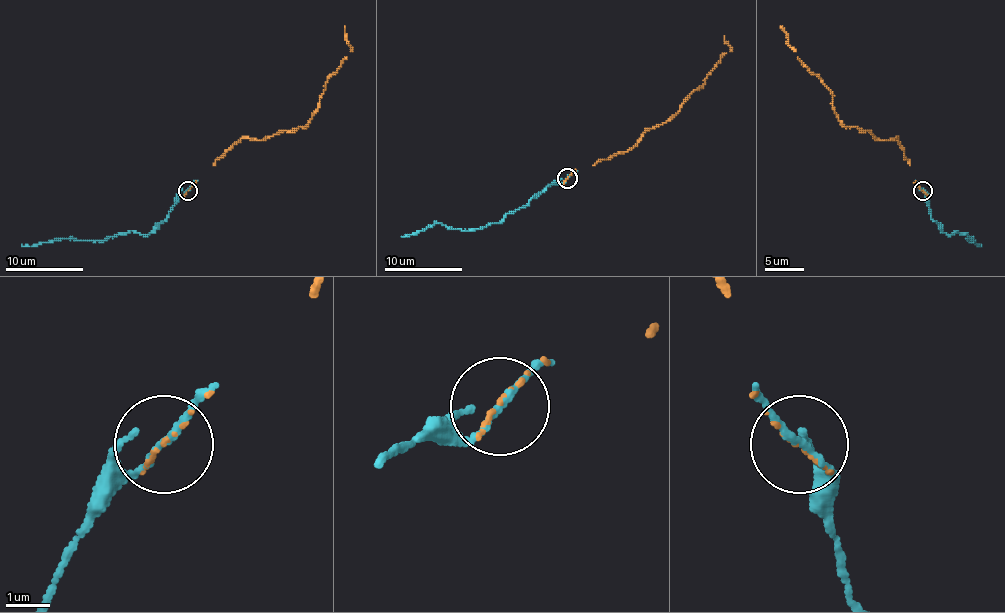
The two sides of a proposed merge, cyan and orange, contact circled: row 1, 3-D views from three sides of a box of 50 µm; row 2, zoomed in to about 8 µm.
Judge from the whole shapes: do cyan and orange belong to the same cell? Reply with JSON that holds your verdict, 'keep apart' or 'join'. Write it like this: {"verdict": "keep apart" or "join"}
{"verdict": "join"}

